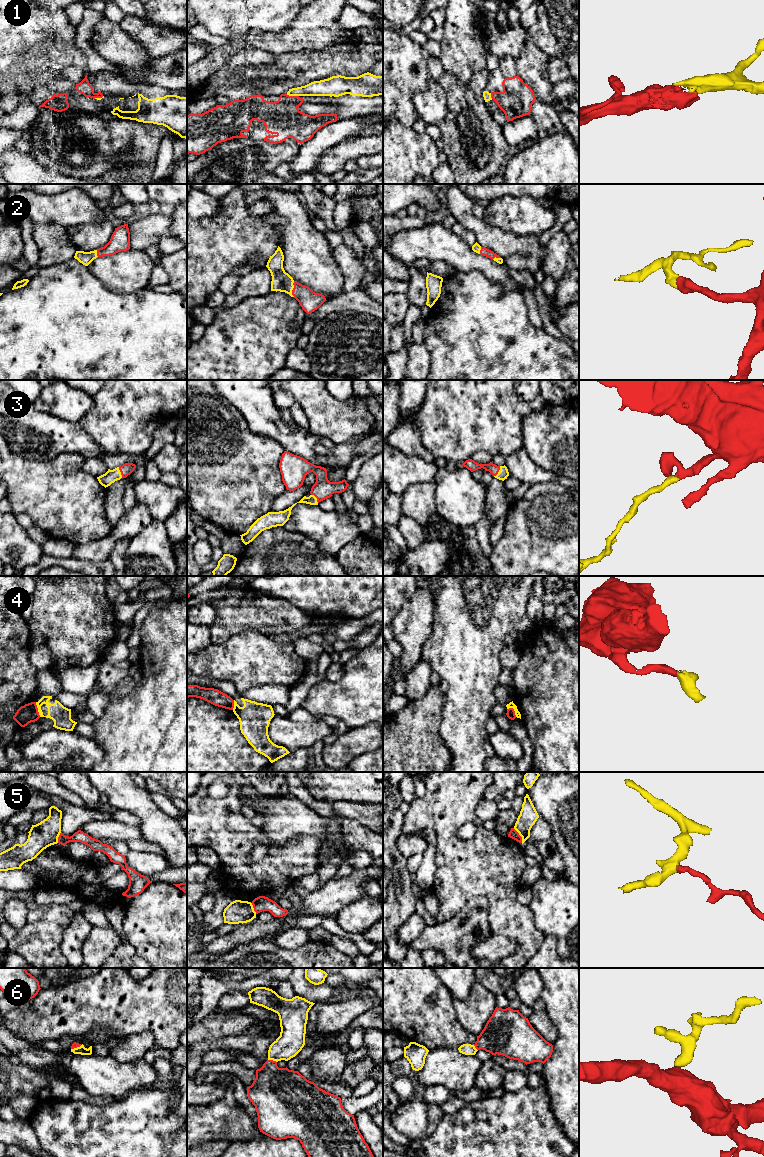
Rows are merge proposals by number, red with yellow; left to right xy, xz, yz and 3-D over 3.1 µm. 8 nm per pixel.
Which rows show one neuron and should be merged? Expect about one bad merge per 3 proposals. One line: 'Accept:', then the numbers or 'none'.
Accept: 1, 2, 3, 6

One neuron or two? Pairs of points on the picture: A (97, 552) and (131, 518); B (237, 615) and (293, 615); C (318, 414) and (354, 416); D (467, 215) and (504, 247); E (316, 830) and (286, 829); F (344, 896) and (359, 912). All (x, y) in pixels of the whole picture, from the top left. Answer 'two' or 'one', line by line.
A: one
B: one
C: one
D: one
E: one
F: two

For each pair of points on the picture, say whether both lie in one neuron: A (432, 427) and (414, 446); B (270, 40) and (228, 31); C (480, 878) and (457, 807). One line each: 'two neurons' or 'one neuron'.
A: two neurons
B: two neurons
C: one neuron

